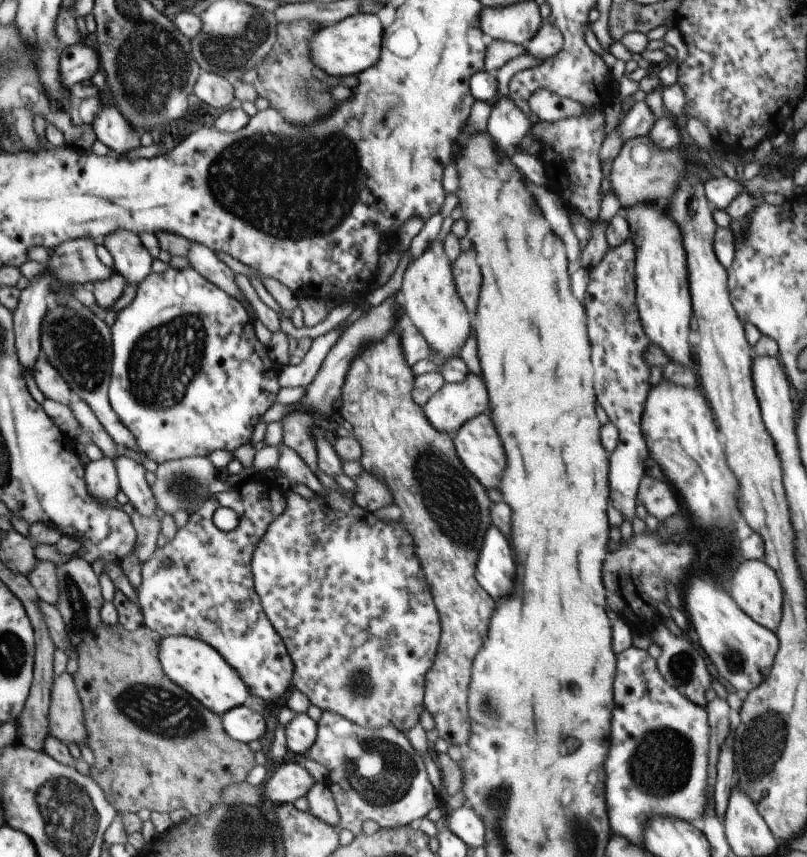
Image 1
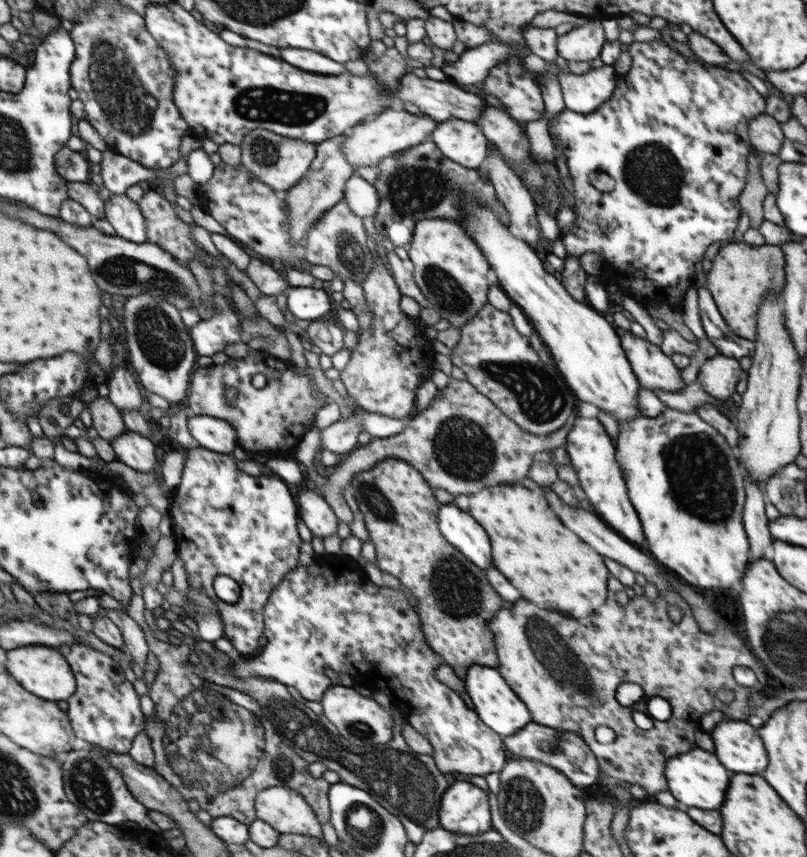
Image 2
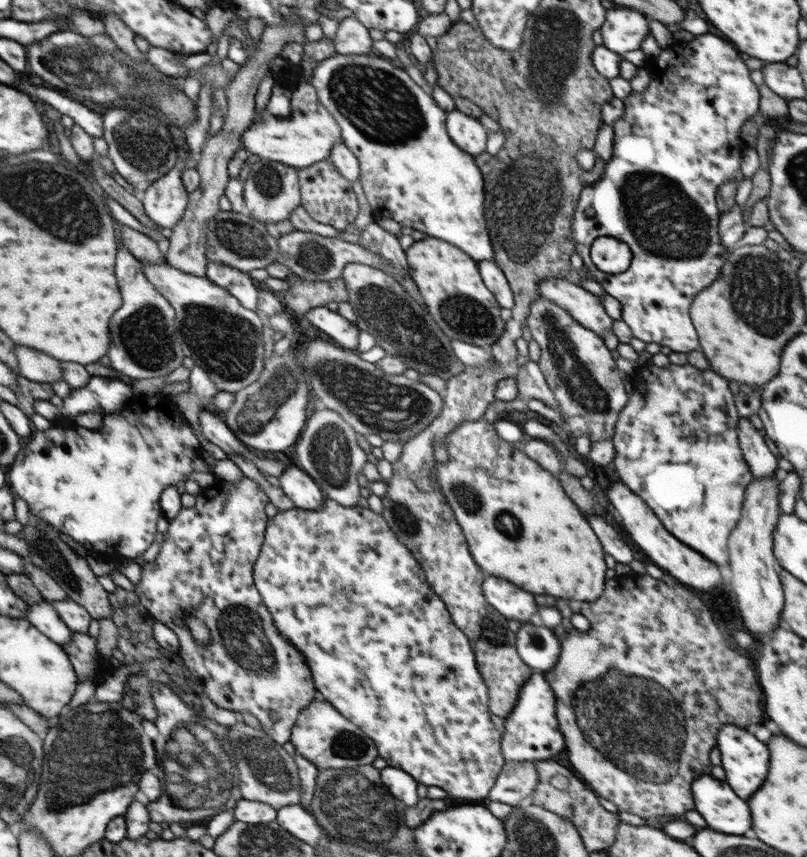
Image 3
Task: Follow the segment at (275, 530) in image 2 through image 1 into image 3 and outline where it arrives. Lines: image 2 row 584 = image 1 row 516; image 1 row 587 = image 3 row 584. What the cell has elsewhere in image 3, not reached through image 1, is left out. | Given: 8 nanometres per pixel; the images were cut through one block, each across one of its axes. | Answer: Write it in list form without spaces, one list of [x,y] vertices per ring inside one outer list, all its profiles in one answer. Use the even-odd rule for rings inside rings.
[[[242,475],[242,479],[238,479],[238,483],[236,483],[236,481],[230,482],[217,478],[217,481],[214,484],[210,485],[200,493],[199,503],[196,507],[182,507],[179,514],[169,521],[168,530],[163,534],[164,541],[157,547],[157,550],[153,555],[144,562],[144,565],[141,566],[141,579],[136,586],[135,592],[137,593],[142,606],[144,606],[155,621],[165,624],[165,626],[168,626],[168,628],[176,634],[180,644],[178,654],[181,657],[183,664],[189,669],[193,682],[195,681],[197,684],[200,684],[200,687],[207,693],[211,702],[214,702],[218,707],[232,710],[237,714],[240,711],[248,711],[248,713],[252,713],[252,715],[260,721],[262,730],[266,731],[266,734],[269,734],[274,742],[283,745],[285,742],[290,741],[292,728],[296,724],[301,710],[310,705],[310,702],[313,702],[319,697],[319,695],[313,684],[312,672],[306,665],[305,659],[302,657],[302,654],[290,644],[290,642],[287,642],[277,632],[275,624],[270,617],[270,610],[264,606],[262,596],[260,596],[260,592],[258,592],[256,586],[253,566],[257,562],[257,558],[266,536],[266,527],[268,526],[269,517],[264,510],[268,502],[269,498],[266,491],[262,489],[253,478]],[[186,613],[190,613],[193,618],[204,624],[208,629],[209,634],[211,635],[211,644],[208,647],[200,647],[197,642],[191,638],[189,631],[183,623],[183,618],[185,618]]]

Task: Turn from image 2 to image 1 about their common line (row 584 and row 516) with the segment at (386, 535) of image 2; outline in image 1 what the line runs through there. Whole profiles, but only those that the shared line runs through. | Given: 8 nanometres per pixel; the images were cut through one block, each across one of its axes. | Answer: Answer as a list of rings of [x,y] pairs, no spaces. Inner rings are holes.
[[[400,322],[386,338],[366,347],[352,362],[342,389],[337,409],[350,422],[362,447],[359,458],[364,471],[387,484],[393,494],[394,504],[403,510],[402,526],[415,542],[415,553],[429,584],[434,604],[439,612],[442,630],[434,664],[425,680],[424,706],[434,719],[439,737],[450,745],[464,748],[471,735],[471,720],[467,698],[474,657],[488,636],[489,624],[496,601],[480,586],[475,572],[479,559],[478,544],[490,526],[490,498],[486,489],[458,458],[453,437],[436,430],[424,414],[423,408],[414,402],[412,389],[415,375],[404,358],[399,335]]]

